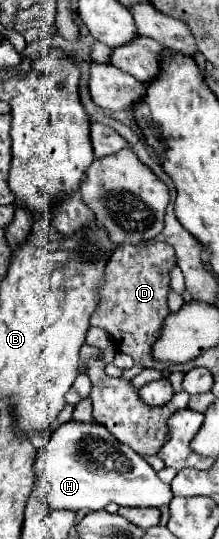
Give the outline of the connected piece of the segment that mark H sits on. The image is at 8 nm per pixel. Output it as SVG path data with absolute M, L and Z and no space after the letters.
M68 421L56 427L46 449L38 451L34 469L40 481L40 491L44 493L50 509L98 511L110 501L126 507L162 507L174 497L170 485L158 479L156 471L142 455L124 447L104 429L104 425L96 421L90 425Z

